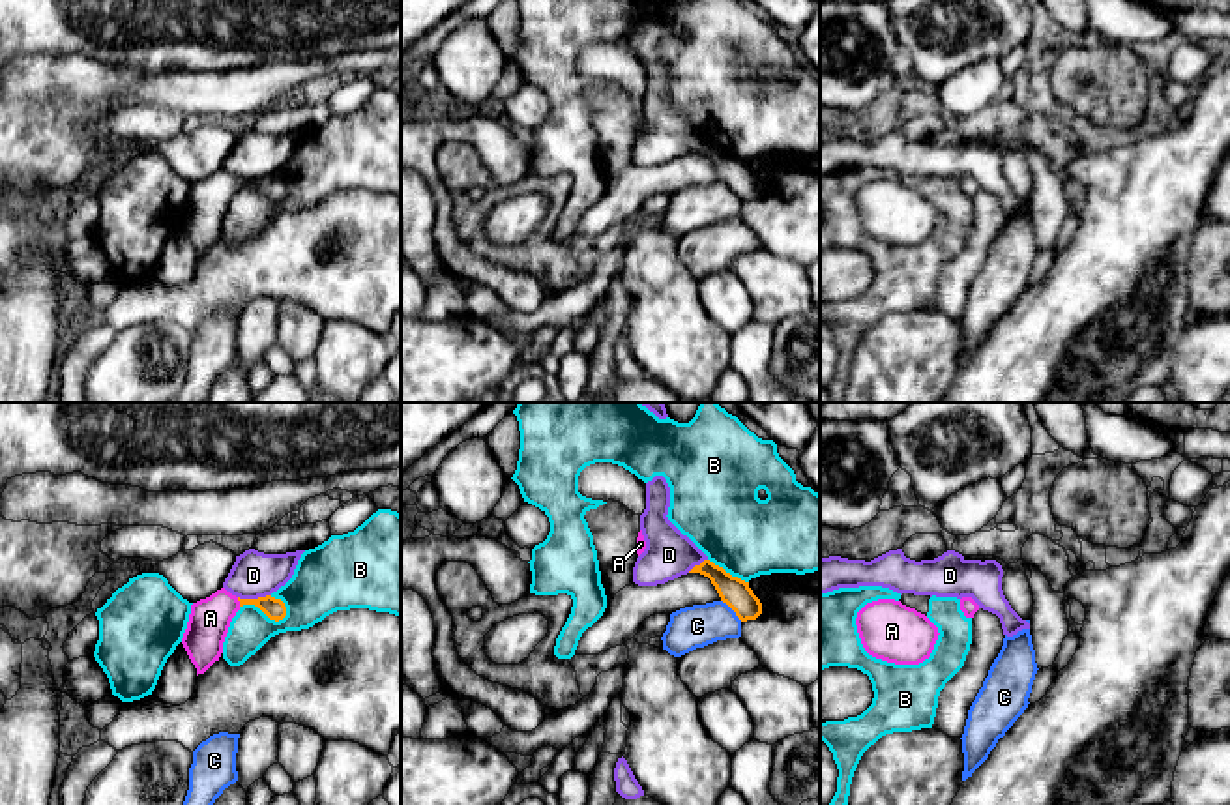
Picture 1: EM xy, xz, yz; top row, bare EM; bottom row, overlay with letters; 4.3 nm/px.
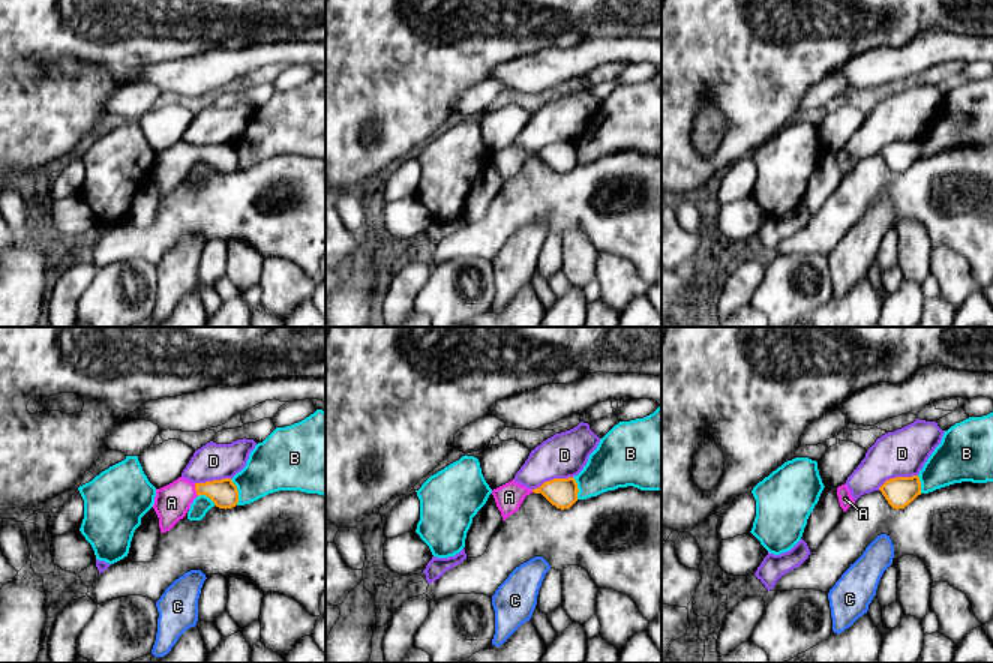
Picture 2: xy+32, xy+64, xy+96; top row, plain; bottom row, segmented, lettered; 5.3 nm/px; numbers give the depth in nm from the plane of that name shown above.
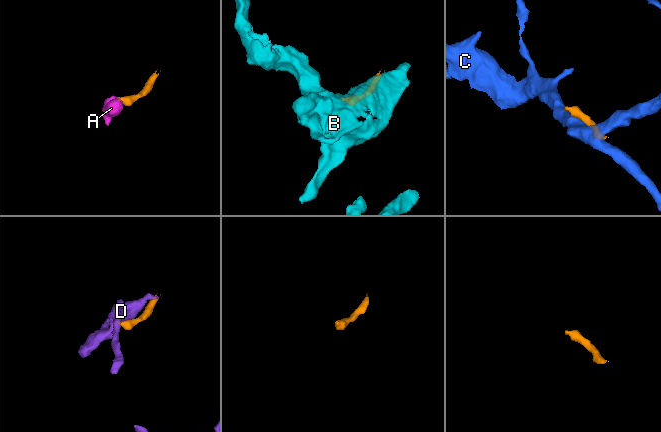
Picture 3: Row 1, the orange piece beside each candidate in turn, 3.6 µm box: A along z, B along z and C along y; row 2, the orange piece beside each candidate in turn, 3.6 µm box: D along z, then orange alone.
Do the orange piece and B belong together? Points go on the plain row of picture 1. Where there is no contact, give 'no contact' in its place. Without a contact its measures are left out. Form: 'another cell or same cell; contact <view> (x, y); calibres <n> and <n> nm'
another cell; contact xy (264, 193); calibres 90 and 240 nm

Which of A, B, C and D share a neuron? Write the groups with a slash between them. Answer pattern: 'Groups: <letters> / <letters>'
Groups: A / B / C / D

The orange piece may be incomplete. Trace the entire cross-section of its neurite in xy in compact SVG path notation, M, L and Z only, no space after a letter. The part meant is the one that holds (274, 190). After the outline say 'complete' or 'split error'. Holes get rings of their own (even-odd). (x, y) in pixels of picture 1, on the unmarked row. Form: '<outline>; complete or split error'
M225 168L193 183L182 225L197 249L197 256L204 255L215 242L219 242L230 202L243 185L258 187L275 202L286 197L286 187L281 180L271 176L240 180Z; split error

